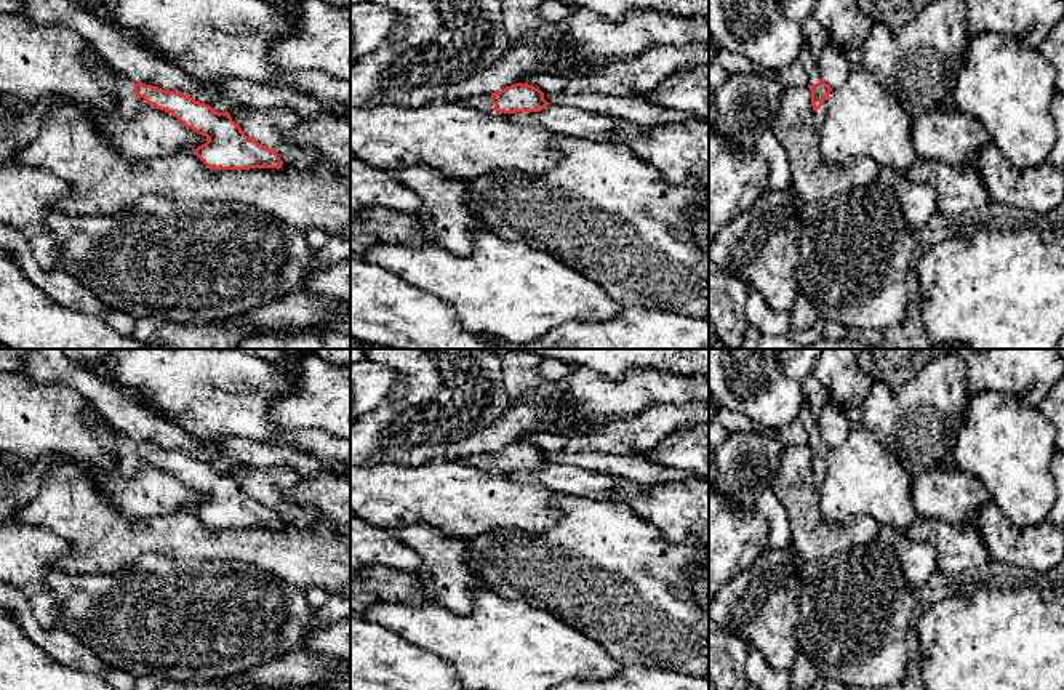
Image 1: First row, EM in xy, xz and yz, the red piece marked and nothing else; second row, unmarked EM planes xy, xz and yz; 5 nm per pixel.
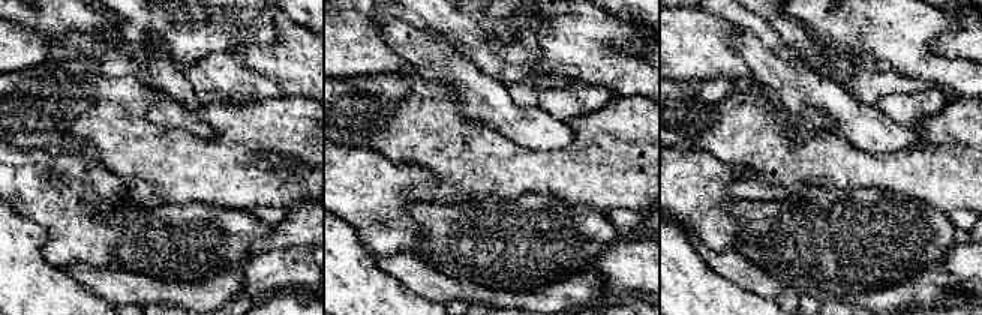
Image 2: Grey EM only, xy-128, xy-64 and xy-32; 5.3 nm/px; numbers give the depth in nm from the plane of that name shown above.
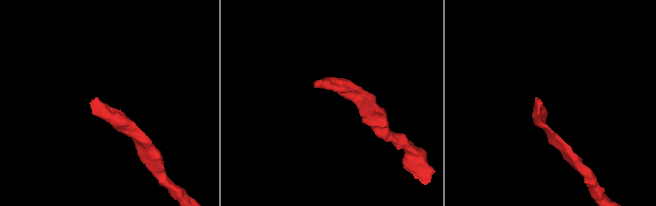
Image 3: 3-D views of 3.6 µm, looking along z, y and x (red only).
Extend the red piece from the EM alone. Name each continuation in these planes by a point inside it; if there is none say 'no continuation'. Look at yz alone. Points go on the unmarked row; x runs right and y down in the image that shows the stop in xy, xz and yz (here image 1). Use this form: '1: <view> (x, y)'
1: yz (820, 474)

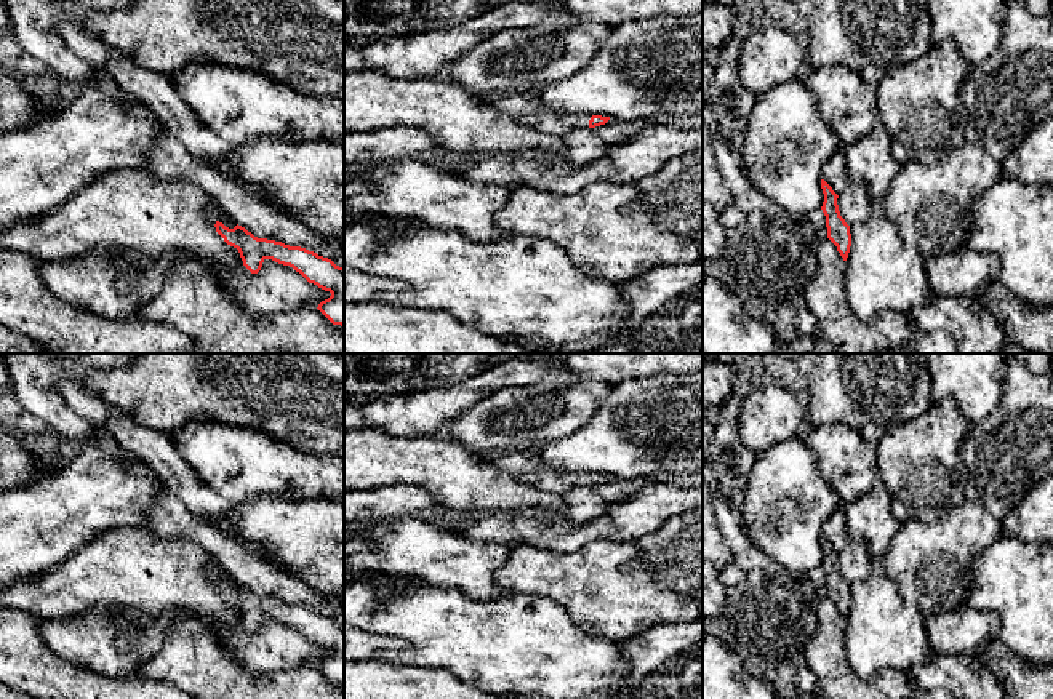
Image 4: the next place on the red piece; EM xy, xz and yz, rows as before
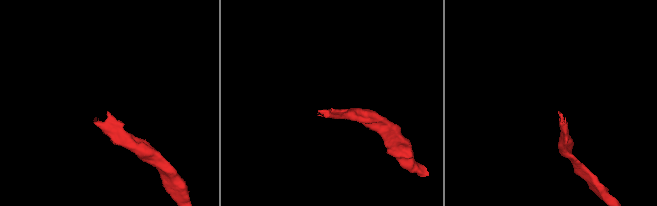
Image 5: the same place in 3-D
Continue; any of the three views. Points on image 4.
1: xz (556, 480)

